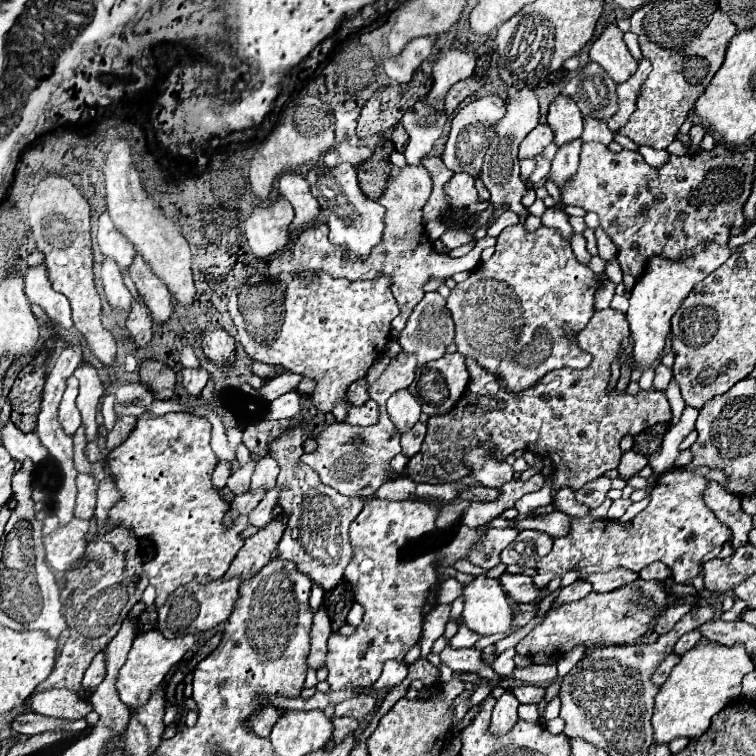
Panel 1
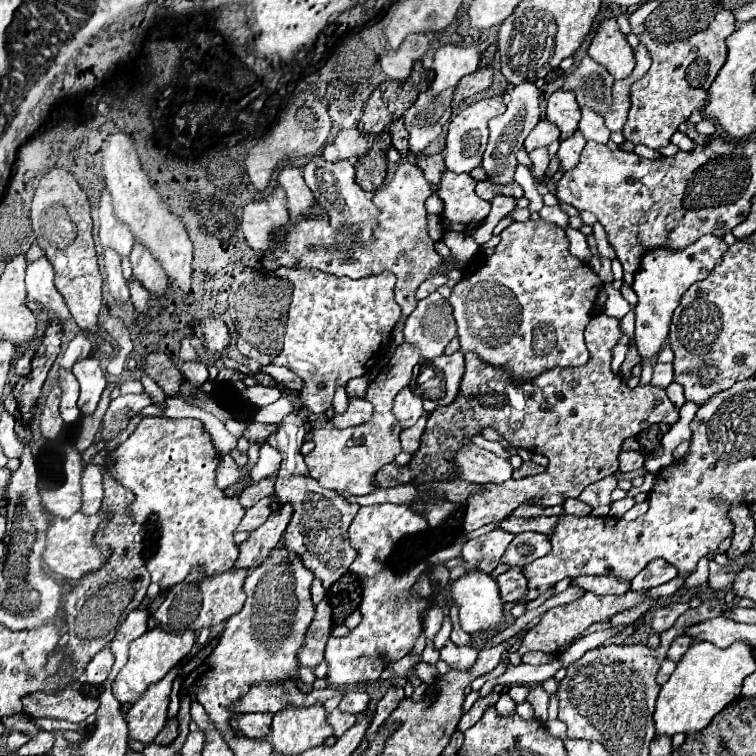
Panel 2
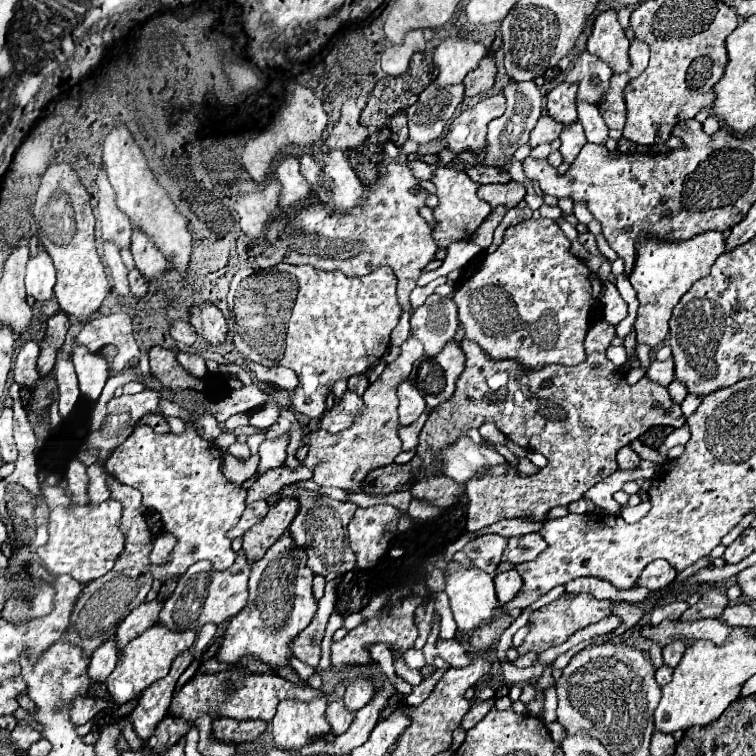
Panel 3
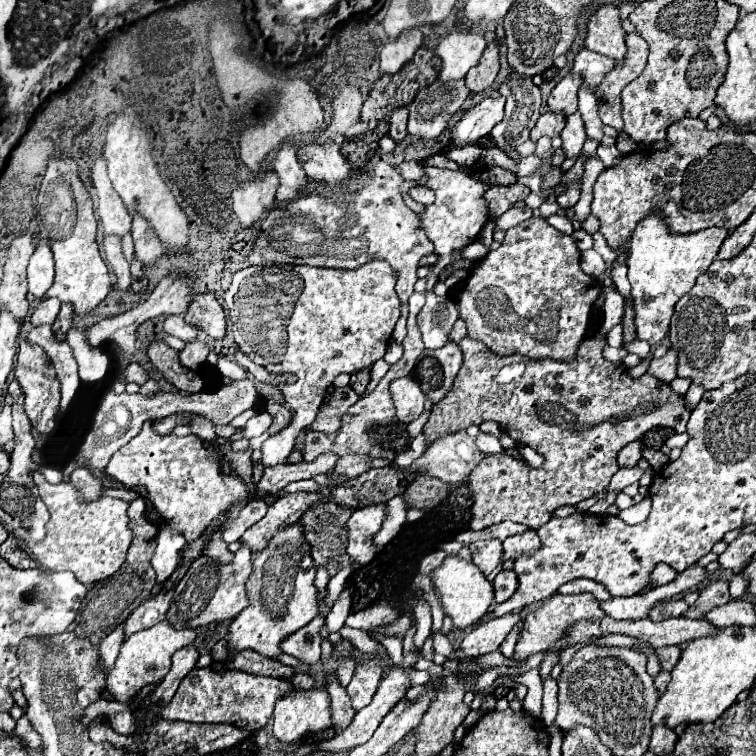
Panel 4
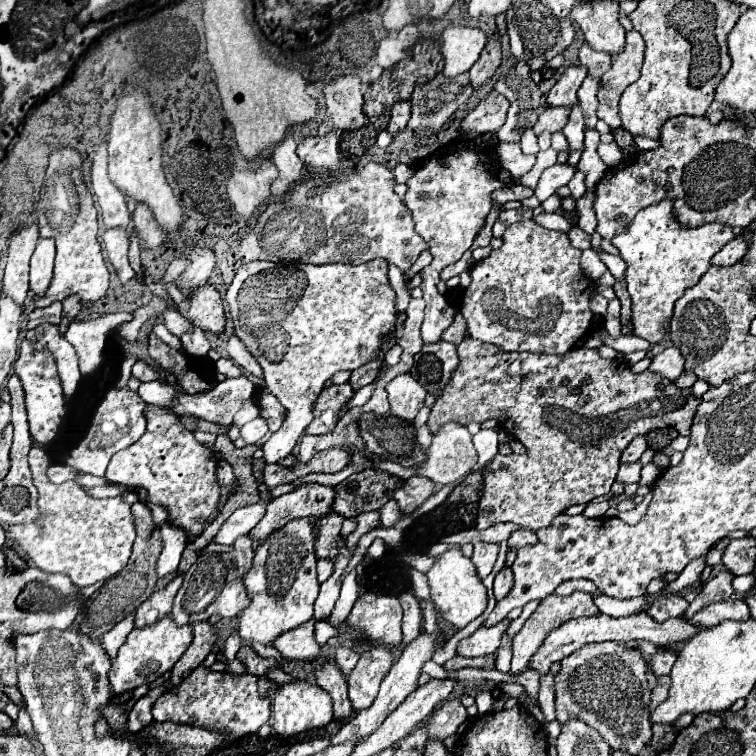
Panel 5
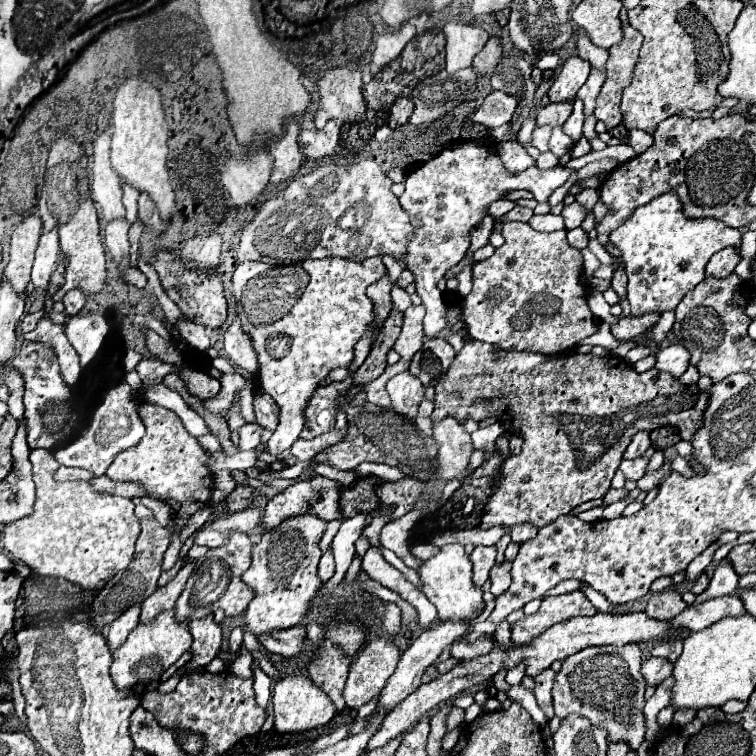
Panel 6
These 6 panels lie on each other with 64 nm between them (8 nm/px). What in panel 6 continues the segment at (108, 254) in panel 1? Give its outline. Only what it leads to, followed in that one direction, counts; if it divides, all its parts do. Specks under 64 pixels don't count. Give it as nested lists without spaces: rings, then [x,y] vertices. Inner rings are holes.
[[[106,130],[94,142],[92,200],[100,204],[106,222],[126,216],[126,210],[122,204],[122,186],[110,166],[110,130]]]

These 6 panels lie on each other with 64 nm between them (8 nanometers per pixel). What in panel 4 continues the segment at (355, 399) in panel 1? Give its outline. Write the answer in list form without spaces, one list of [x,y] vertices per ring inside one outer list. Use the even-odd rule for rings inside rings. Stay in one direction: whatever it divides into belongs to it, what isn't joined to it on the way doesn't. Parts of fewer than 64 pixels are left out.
[[[366,368],[366,370],[360,370],[360,372],[356,372],[356,374],[352,374],[352,378],[350,378],[350,386],[352,386],[360,396],[366,392],[368,382],[370,382],[370,370],[368,370],[368,368]]]

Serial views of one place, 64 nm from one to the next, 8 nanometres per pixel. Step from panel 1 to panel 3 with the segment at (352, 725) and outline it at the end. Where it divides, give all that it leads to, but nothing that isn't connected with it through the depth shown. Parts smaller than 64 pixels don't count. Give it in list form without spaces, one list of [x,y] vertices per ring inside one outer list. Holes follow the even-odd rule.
[[[338,700],[338,702],[328,704],[326,720],[328,720],[328,724],[332,726],[332,732],[338,736],[338,734],[342,734],[342,732],[348,730],[348,726],[350,726],[352,720],[354,720],[354,714],[352,714],[352,712],[346,712],[342,700]]]

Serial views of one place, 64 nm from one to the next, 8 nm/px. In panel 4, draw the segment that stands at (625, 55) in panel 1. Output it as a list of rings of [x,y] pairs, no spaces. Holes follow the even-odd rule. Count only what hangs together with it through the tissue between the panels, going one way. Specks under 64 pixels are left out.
[[[602,6],[588,20],[586,48],[592,52],[600,52],[620,64],[626,52],[626,32],[620,26],[618,8]]]

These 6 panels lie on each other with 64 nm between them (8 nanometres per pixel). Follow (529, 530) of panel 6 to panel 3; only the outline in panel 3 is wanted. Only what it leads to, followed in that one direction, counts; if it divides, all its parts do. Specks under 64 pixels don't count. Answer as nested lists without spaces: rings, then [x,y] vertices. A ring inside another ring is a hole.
[[[524,534],[524,536],[516,536],[510,538],[502,560],[504,562],[512,562],[512,564],[522,564],[522,562],[530,562],[536,556],[540,556],[540,552],[544,552],[546,542],[540,534]]]

